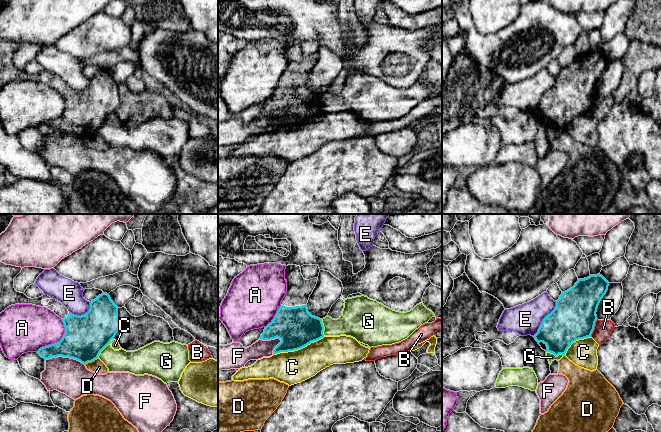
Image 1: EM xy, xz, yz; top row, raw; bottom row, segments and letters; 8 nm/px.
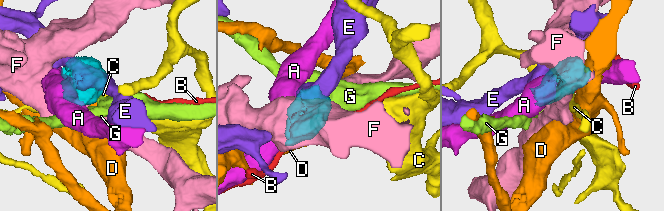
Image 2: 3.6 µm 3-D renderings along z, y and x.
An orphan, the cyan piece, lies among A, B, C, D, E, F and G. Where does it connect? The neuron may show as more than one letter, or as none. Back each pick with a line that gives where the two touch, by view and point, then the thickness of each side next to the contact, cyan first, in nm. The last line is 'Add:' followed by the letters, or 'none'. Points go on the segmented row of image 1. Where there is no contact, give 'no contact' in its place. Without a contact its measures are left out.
Add: none

